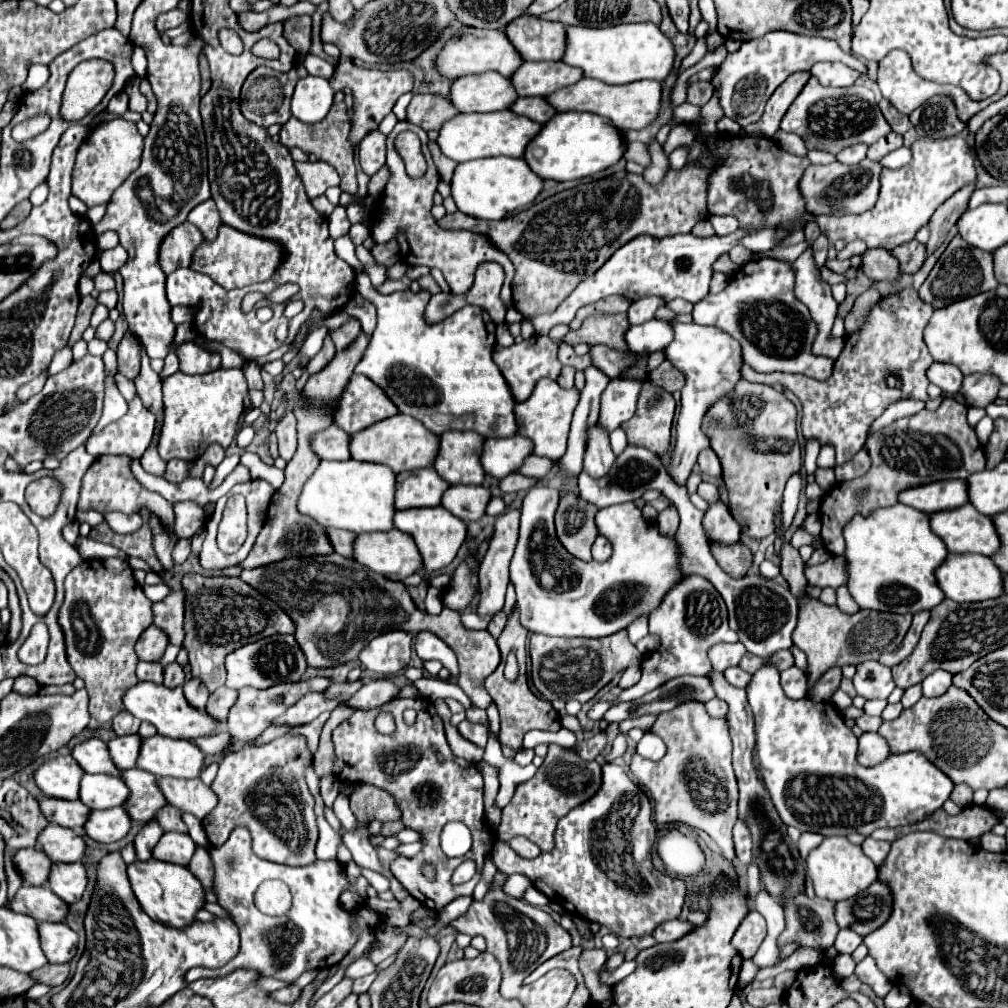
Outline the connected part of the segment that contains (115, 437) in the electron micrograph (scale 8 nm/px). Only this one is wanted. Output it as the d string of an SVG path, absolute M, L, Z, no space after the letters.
M139 396L129 402L129 412L115 424L105 426L99 434L93 434L85 448L91 456L125 454L129 458L141 458L147 450L155 428L155 416L141 404Z

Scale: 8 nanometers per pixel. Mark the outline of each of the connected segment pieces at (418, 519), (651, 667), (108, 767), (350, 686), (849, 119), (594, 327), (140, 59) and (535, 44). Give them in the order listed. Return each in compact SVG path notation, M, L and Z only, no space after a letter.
M443 506L401 510L395 514L395 526L401 532L407 532L413 536L413 540L423 556L423 562L425 562L425 576L429 576L433 570L449 566L467 538L467 524L453 518L453 514L449 514L449 510L445 510Z
M687 576L669 590L661 606L649 616L649 634L659 636L661 644L653 654L643 658L641 680L623 690L619 700L635 700L655 690L659 684L665 684L669 678L685 674L705 676L713 670L713 666L709 666L709 646L719 642L737 642L737 634L727 624L727 608L721 594L717 594L713 584L701 576Z
M91 738L73 750L73 758L79 762L79 766L87 774L109 774L109 776L121 776L121 770L113 766L113 758L109 758L107 742L99 738Z
M360 680L353 683L334 683L325 691L325 694L329 699L346 701L353 696L362 685L363 683Z
M811 76L805 84L805 90L801 90L793 106L789 106L789 110L785 112L785 118L781 120L781 130L801 136L809 150L819 148L837 154L839 150L857 142L877 142L891 132L891 126L883 118L875 102L875 94L867 86L853 84L849 88L829 88L821 86L817 78Z
M613 314L613 316L603 316L603 318L591 318L585 320L579 330L571 330L563 342L573 344L575 342L591 342L591 344L605 344L613 346L615 350L629 352L625 346L625 330L629 330L629 320L627 314Z
M135 45L131 64L137 76L145 76L147 71L147 58L141 46Z
M531 14L515 18L505 32L523 60L561 60L565 56L565 26Z

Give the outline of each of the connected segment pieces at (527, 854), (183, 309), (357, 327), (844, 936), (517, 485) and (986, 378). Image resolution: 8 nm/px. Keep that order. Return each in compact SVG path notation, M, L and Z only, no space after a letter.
M521 836L513 838L509 844L511 844L511 848L513 848L519 856L523 856L523 858L537 858L537 854L541 852L537 846L533 846L533 842L529 842L527 838L521 838Z
M175 306L175 308L171 310L171 316L173 316L173 322L175 322L175 324L183 324L183 322L187 322L187 320L193 320L195 310L193 310L193 308L187 308L187 306Z
M349 322L349 324L341 326L337 332L333 332L331 340L333 340L335 348L341 352L341 350L349 348L357 340L359 334L361 334L361 324L359 322Z
M839 930L837 940L835 940L835 950L839 954L853 954L853 950L863 942L861 936L857 936L853 930Z
M515 472L515 474L505 476L505 478L501 480L499 488L501 488L503 492L519 492L519 490L529 490L529 488L537 486L539 482L541 482L539 478L531 478L531 476L523 476L523 474Z
M969 374L963 378L959 394L965 398L967 406L987 408L995 398L1001 382L989 374Z

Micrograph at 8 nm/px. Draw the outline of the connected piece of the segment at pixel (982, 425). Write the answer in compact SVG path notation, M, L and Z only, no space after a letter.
M989 416L981 418L981 422L975 426L975 432L977 432L977 438L979 438L981 444L987 444L987 440L989 440L993 428L995 428L995 426L993 426L993 420L991 420Z

